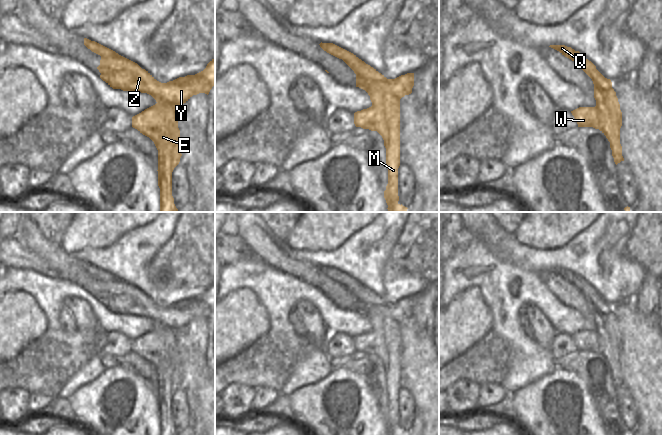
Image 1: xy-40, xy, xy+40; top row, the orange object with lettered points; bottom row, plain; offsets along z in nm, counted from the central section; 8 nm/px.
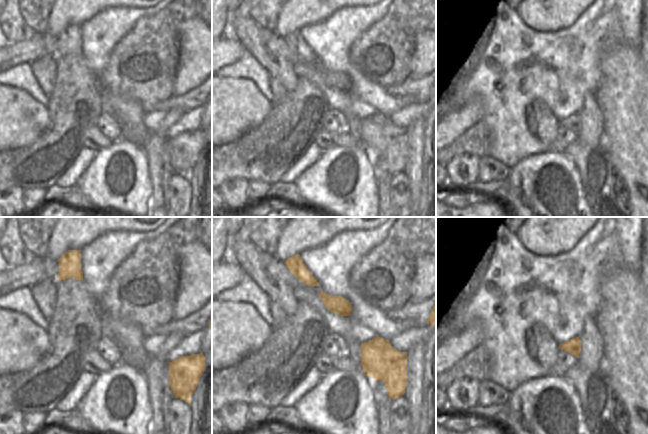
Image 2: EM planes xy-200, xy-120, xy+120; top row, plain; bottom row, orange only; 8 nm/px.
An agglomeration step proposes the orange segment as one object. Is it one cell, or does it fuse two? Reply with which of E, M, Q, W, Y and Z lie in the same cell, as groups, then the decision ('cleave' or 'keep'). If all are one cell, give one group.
E M Q W / Y Z; cleave

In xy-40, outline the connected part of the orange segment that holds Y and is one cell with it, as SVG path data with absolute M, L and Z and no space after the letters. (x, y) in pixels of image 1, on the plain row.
M101 279L97 291L100 302L113 313L139 315L151 319L156 326L183 329L193 319L209 318L215 309L215 282L206 292L195 298L179 301L167 307L157 305L148 295L138 289L131 290L121 283Z

